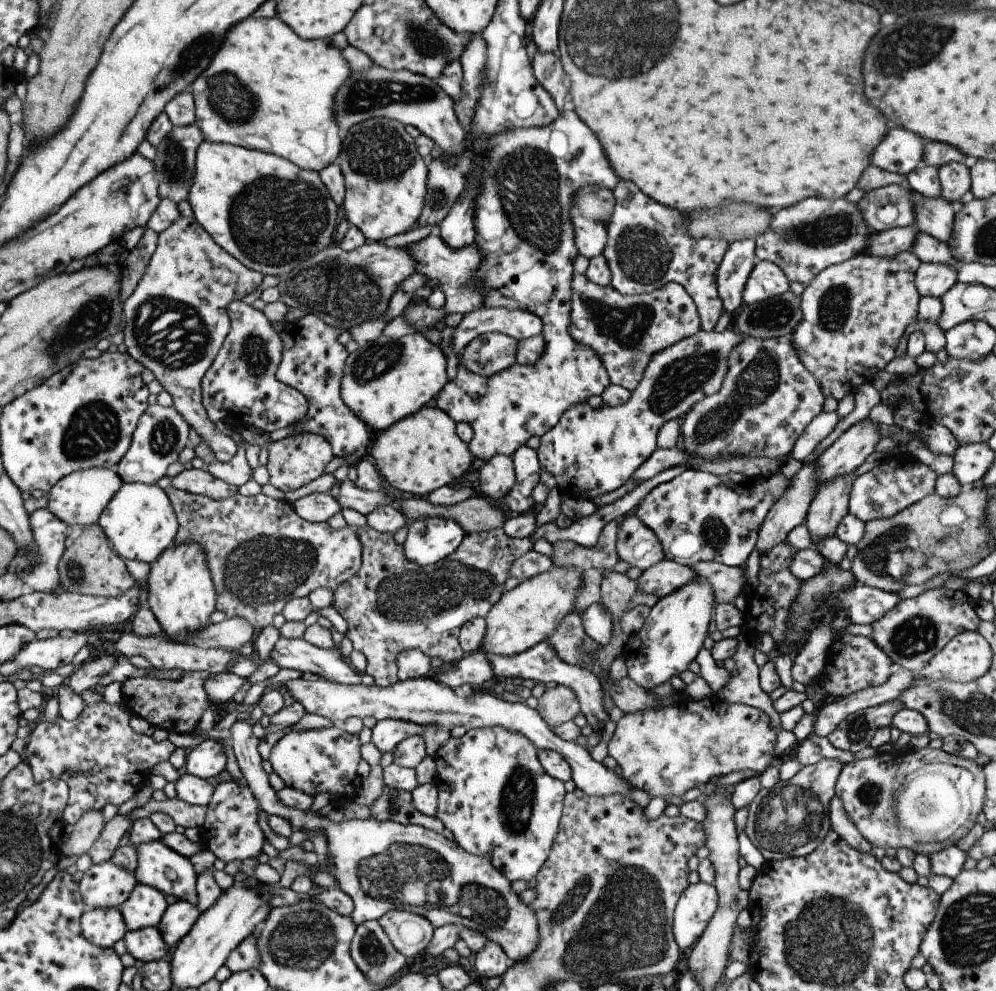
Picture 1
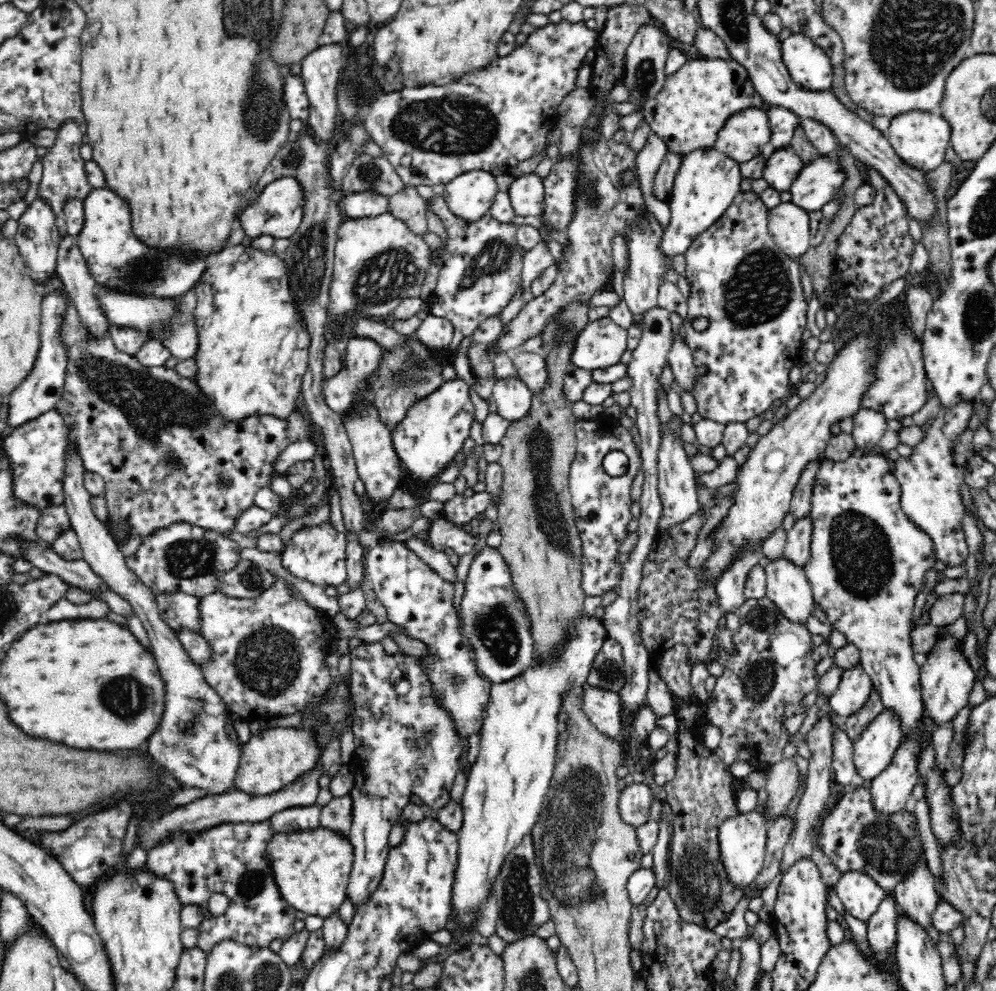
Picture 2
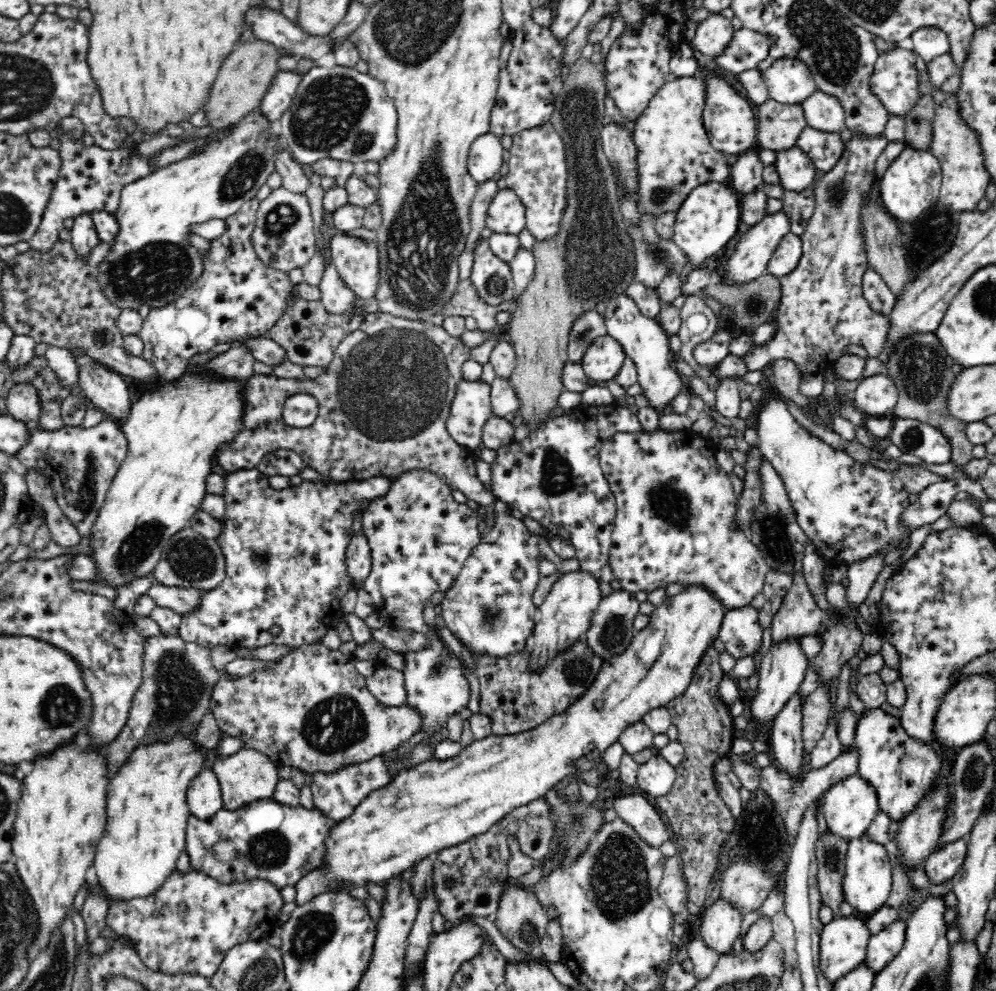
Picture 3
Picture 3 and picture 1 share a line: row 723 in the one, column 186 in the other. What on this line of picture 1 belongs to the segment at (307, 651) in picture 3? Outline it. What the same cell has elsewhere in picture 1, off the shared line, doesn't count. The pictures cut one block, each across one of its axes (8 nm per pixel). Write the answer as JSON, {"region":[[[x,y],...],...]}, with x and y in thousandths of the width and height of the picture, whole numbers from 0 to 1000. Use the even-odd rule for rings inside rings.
{"region":[[[180,217],[174,226],[159,236],[157,249],[150,261],[144,279],[140,281],[134,295],[122,305],[123,347],[127,356],[149,371],[155,381],[162,387],[164,395],[173,402],[173,411],[184,421],[198,440],[208,448],[216,462],[226,468],[236,458],[237,448],[227,438],[223,438],[208,422],[201,405],[201,385],[206,374],[212,369],[214,361],[222,351],[230,335],[230,320],[227,309],[232,304],[242,303],[256,293],[262,285],[263,277],[246,270],[236,260],[230,258],[198,226],[194,219]]]}

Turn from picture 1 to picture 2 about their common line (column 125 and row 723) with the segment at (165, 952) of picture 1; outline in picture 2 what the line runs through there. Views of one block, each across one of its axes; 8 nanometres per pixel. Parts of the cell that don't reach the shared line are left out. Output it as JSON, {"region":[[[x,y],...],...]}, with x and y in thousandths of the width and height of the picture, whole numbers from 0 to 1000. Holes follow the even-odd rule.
{"region":[[[955,643],[943,646],[936,657],[930,661],[930,669],[924,673],[925,701],[929,720],[939,735],[946,735],[946,731],[954,731],[962,723],[962,718],[970,713],[972,701],[978,692],[978,677],[968,661],[958,658],[957,652],[964,646]]]}

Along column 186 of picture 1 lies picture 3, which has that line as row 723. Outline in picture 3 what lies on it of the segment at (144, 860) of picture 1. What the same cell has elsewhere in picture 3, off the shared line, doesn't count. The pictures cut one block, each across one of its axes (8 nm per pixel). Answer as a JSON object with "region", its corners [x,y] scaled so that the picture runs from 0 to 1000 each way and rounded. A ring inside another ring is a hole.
{"region":[[[885,714],[871,715],[863,725],[857,752],[862,759],[860,781],[878,794],[882,817],[889,819],[896,830],[904,831],[921,816],[925,807],[941,792],[941,785],[948,775],[948,768],[937,750],[912,743],[905,726],[888,719]]]}

